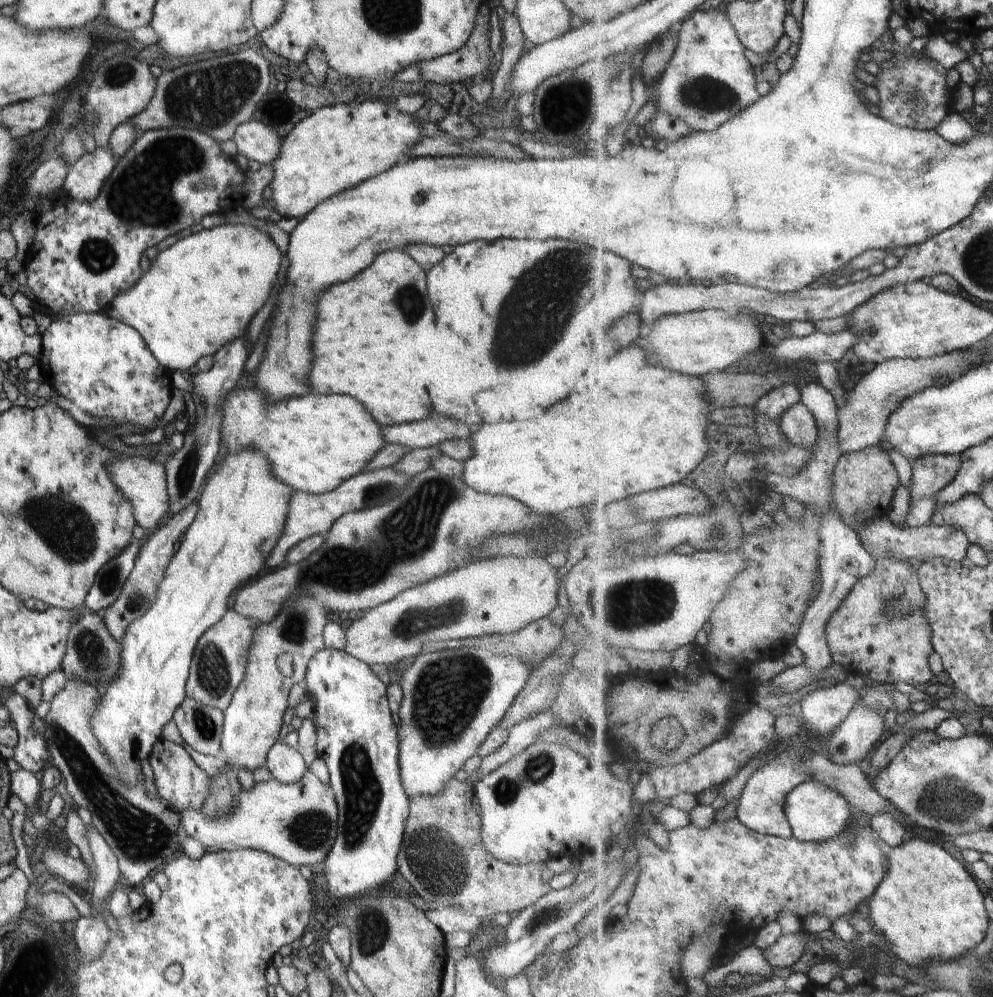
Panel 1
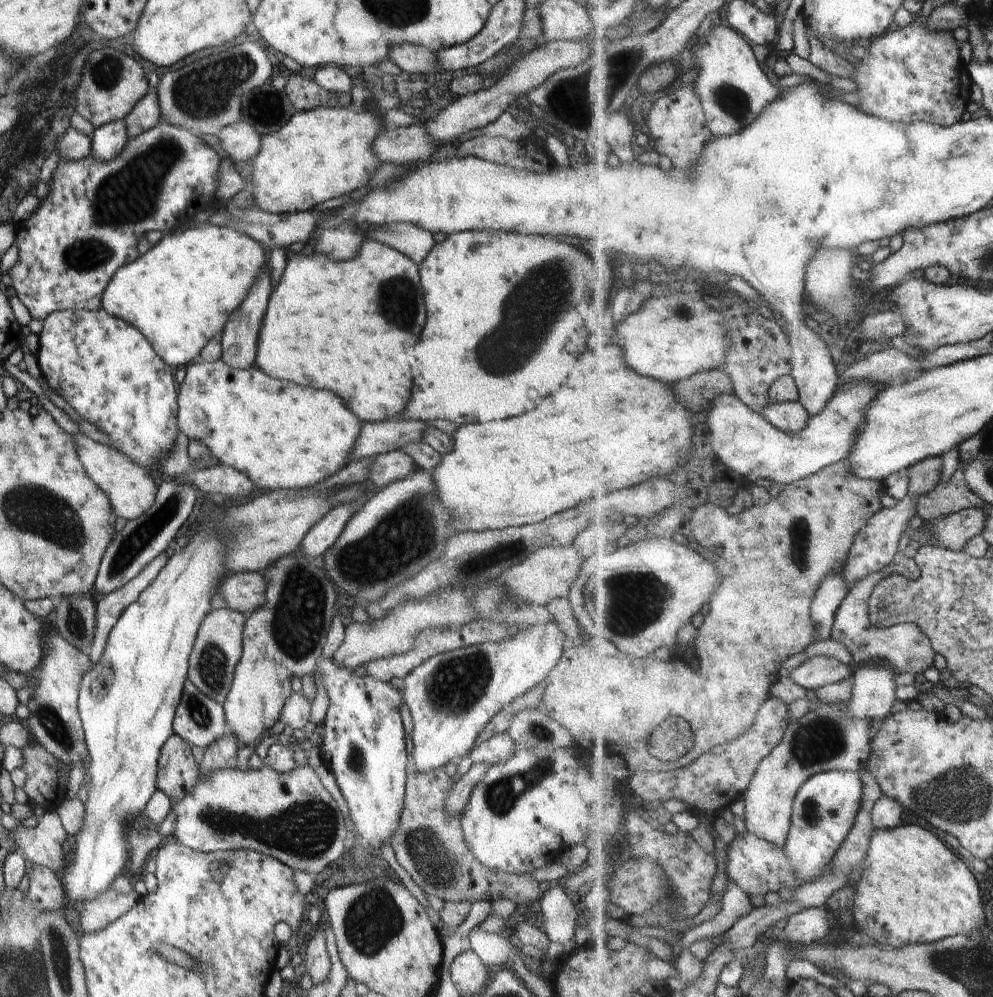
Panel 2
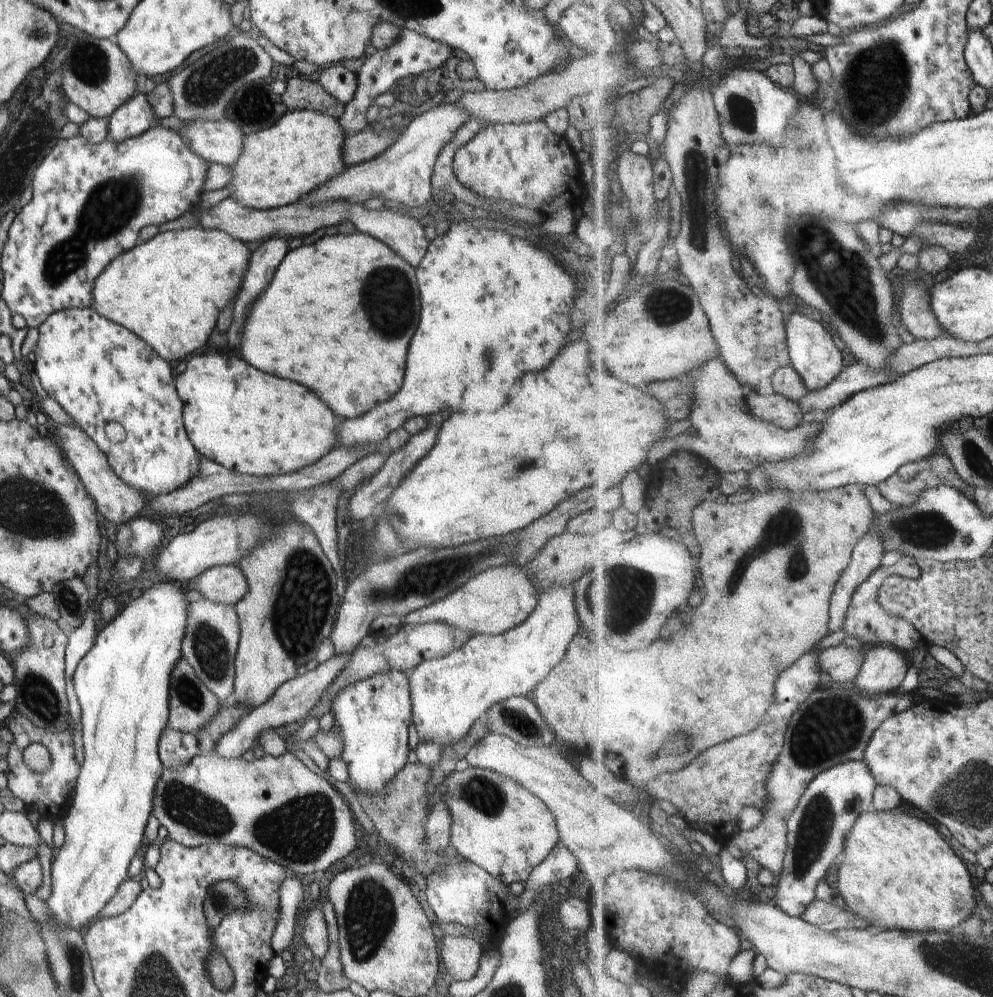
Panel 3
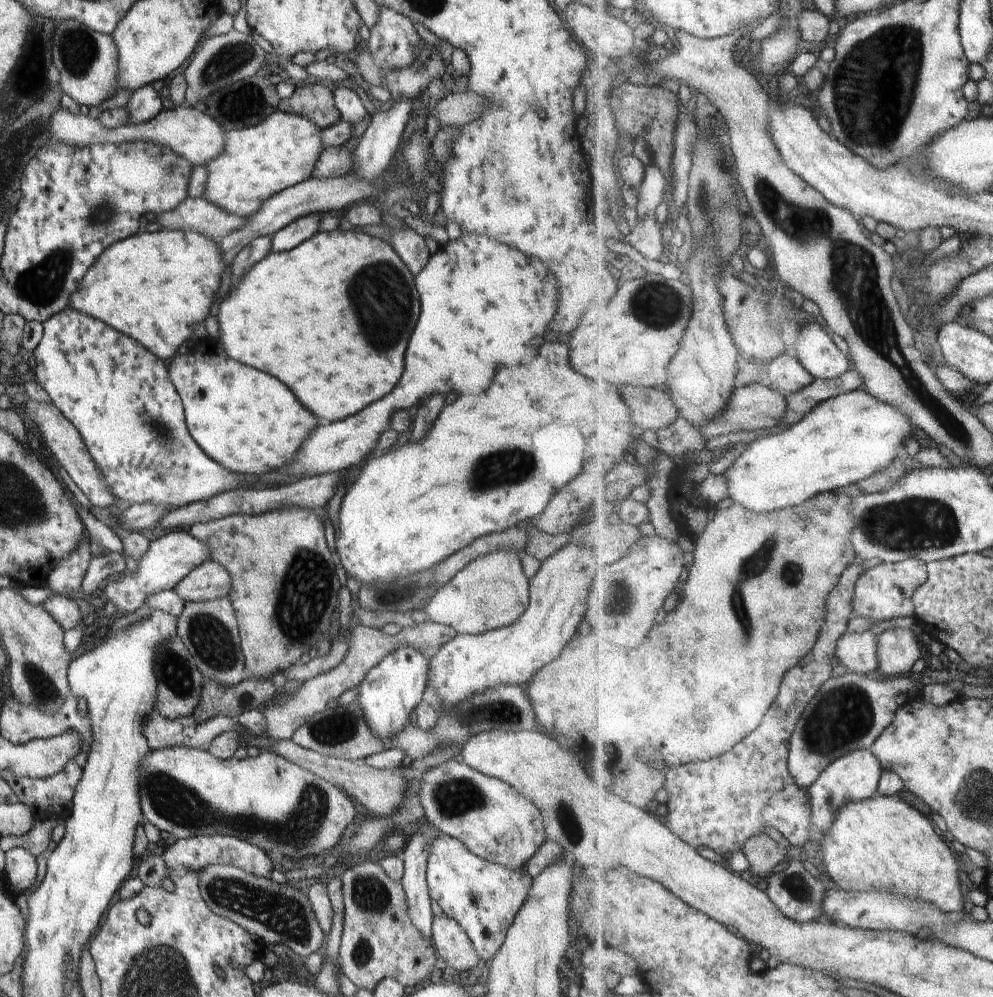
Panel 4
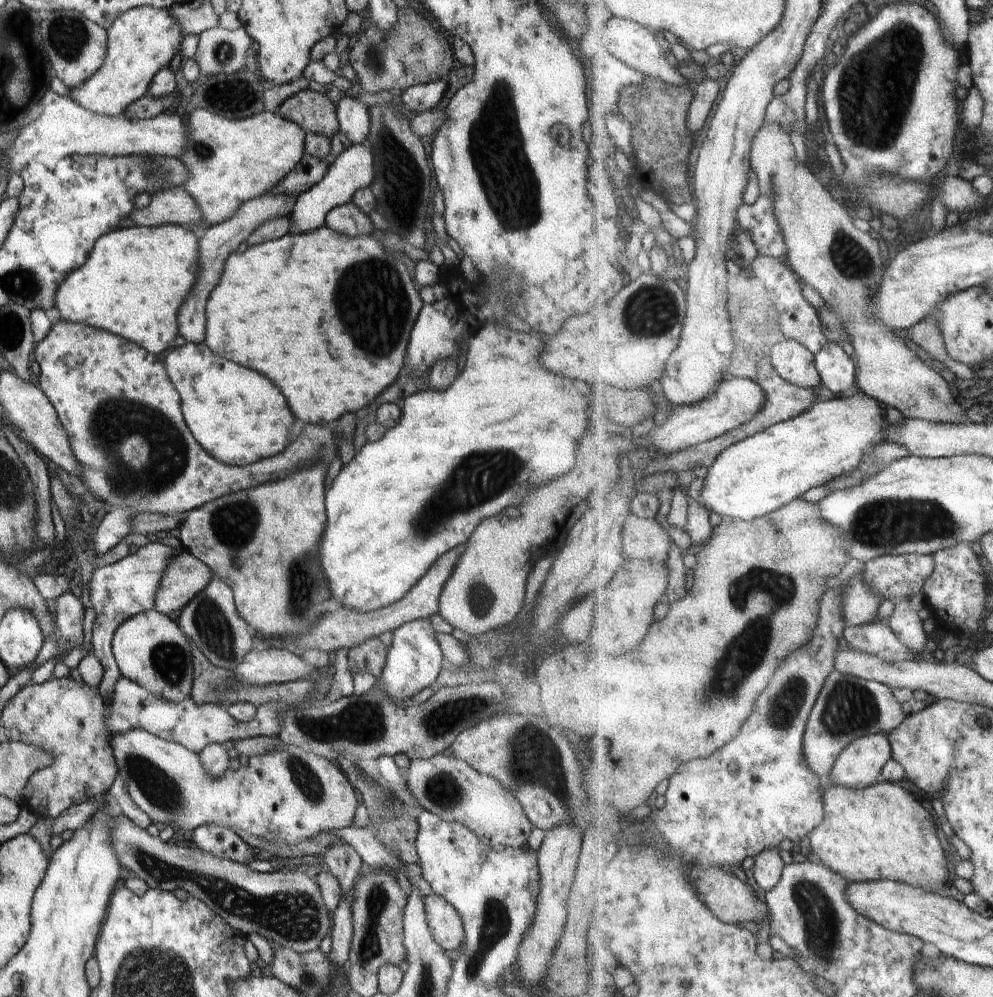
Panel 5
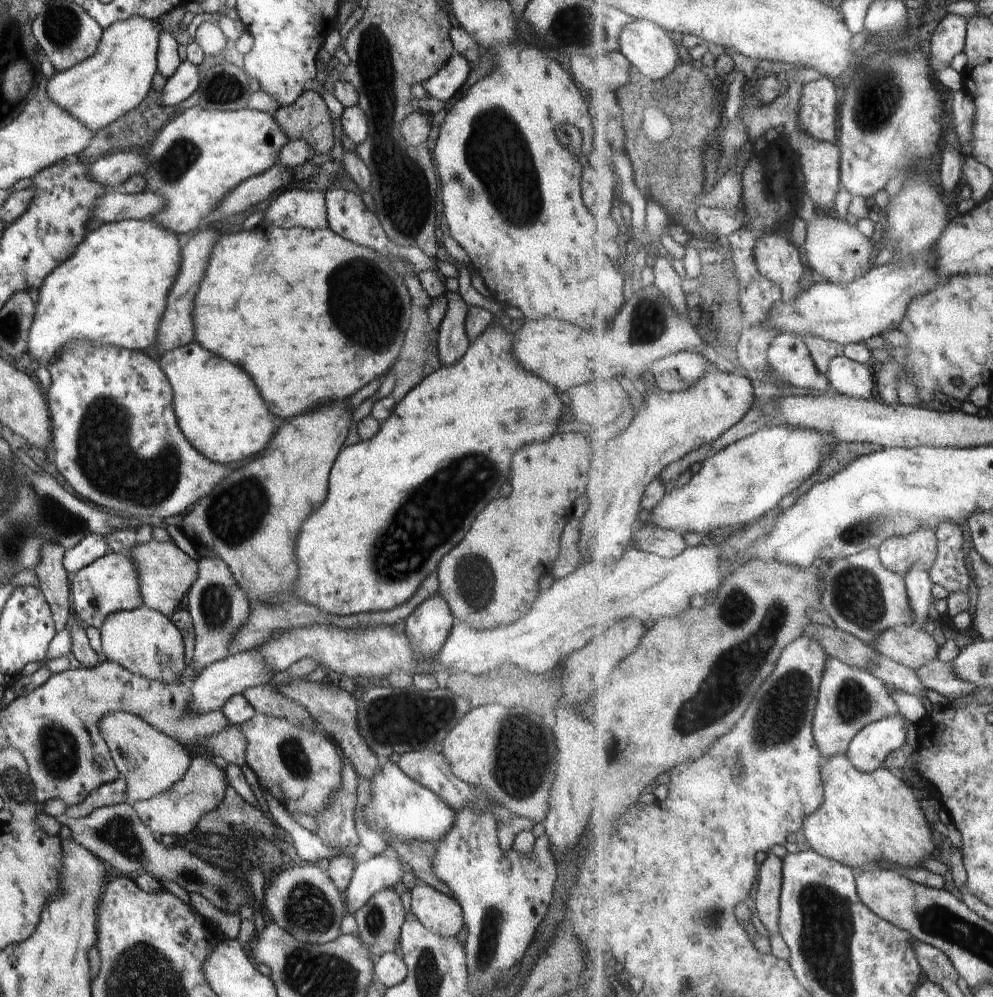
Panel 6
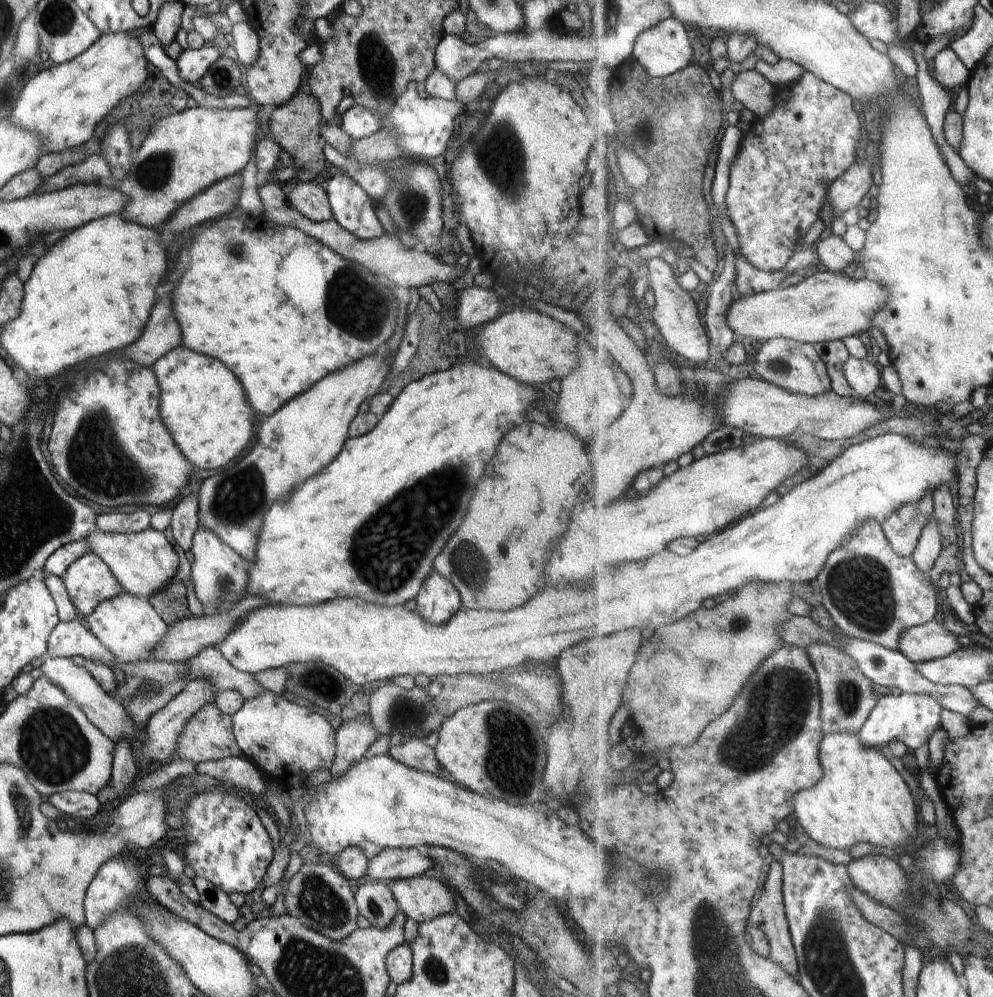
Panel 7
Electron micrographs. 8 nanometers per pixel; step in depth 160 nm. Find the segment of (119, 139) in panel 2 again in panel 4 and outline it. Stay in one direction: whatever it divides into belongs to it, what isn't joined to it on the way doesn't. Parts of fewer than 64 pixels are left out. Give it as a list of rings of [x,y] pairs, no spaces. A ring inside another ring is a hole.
[[[150,85],[135,90],[125,106],[130,115],[128,124],[139,125],[155,119],[162,111],[162,100],[158,91]]]

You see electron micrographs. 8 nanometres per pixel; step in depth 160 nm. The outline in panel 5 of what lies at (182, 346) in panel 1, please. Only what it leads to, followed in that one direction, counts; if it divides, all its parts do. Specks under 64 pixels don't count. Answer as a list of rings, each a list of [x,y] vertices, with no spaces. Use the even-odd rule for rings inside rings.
[[[178,225],[118,228],[102,235],[95,242],[88,260],[71,272],[58,287],[53,318],[86,323],[111,332],[131,340],[156,356],[166,352],[179,334],[179,308],[191,294],[199,275],[201,256],[198,241],[199,238],[190,228]]]

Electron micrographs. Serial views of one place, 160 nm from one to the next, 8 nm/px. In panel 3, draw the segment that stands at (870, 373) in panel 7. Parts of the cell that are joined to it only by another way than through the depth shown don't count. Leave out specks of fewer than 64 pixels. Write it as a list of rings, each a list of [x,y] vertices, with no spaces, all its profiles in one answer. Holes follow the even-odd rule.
[[[796,303],[798,308],[794,311],[791,319],[787,322],[787,335],[789,338],[789,349],[794,368],[803,376],[810,391],[825,389],[830,383],[834,383],[843,374],[846,367],[846,358],[842,356],[842,351],[836,346],[832,334],[828,328],[820,322],[808,317],[808,311],[803,304]]]

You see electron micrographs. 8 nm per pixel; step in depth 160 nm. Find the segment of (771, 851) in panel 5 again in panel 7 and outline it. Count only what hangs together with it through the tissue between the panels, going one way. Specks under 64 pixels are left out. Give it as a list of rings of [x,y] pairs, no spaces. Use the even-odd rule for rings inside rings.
[[[774,860],[771,864],[768,880],[765,886],[765,892],[758,897],[754,910],[750,914],[749,924],[754,924],[758,928],[763,928],[771,942],[771,959],[787,968],[798,980],[801,973],[799,965],[799,956],[792,936],[791,922],[787,915],[787,902],[785,900],[785,870],[782,861]]]

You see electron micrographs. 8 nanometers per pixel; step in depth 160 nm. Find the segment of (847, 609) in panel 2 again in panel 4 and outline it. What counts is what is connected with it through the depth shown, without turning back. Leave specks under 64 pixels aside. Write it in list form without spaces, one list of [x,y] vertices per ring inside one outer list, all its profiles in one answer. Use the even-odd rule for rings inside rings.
[[[919,558],[903,560],[899,563],[881,563],[868,569],[857,584],[855,592],[855,616],[865,617],[874,623],[910,616],[917,618],[914,596],[929,579],[929,563]]]

